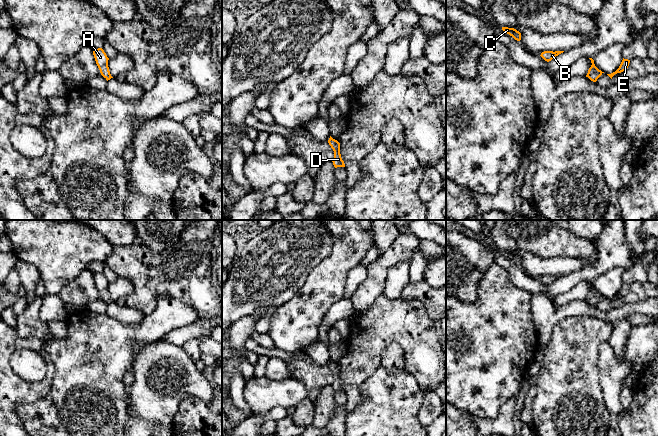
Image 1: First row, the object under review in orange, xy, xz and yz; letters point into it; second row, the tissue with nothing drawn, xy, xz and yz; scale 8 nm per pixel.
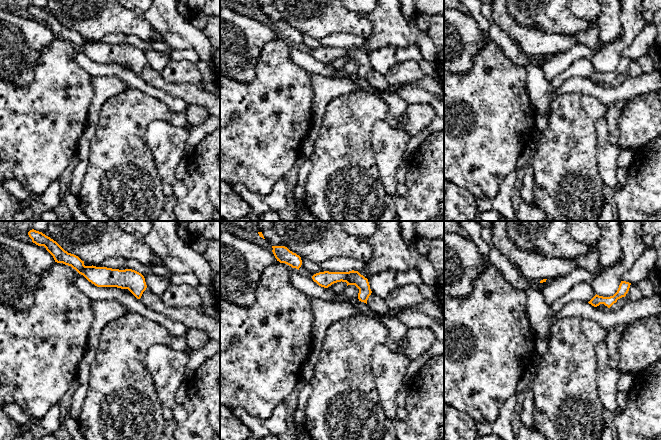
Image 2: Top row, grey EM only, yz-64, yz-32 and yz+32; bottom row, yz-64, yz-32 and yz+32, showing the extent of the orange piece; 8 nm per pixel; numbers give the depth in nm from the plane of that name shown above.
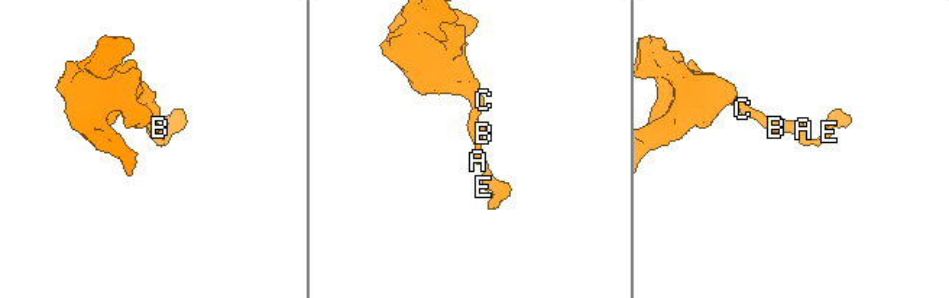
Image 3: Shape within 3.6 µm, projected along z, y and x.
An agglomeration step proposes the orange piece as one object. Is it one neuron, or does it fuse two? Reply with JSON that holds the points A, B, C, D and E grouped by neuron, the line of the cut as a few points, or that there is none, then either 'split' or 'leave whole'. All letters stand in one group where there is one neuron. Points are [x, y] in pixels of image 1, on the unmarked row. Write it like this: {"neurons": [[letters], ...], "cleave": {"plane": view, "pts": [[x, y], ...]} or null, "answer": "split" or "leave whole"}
{"neurons": [["A", "B", "C", "D", "E"]], "cleave": null, "answer": "leave whole"}

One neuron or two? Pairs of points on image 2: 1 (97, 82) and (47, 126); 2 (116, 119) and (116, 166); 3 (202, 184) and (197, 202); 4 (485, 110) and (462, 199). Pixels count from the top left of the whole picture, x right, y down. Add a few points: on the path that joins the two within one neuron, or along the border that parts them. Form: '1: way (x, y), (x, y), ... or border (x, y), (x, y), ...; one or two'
1: border (92, 77), (92, 99), (87, 109); two
2: way (116, 131), (116, 154); one
3: way (202, 188), (201, 198); one
4: border (454, 183), (464, 187), (475, 199); two

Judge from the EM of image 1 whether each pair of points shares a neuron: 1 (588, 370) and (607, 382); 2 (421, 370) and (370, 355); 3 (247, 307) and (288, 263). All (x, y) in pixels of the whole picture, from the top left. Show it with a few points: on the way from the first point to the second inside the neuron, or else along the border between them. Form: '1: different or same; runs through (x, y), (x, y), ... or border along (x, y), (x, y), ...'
1: different; border along (598, 352), (598, 380), (604, 399)
2: same; runs through (417, 355), (400, 338), (387, 338), (385, 340)
3: same; runs through (256, 296), (277, 274)

